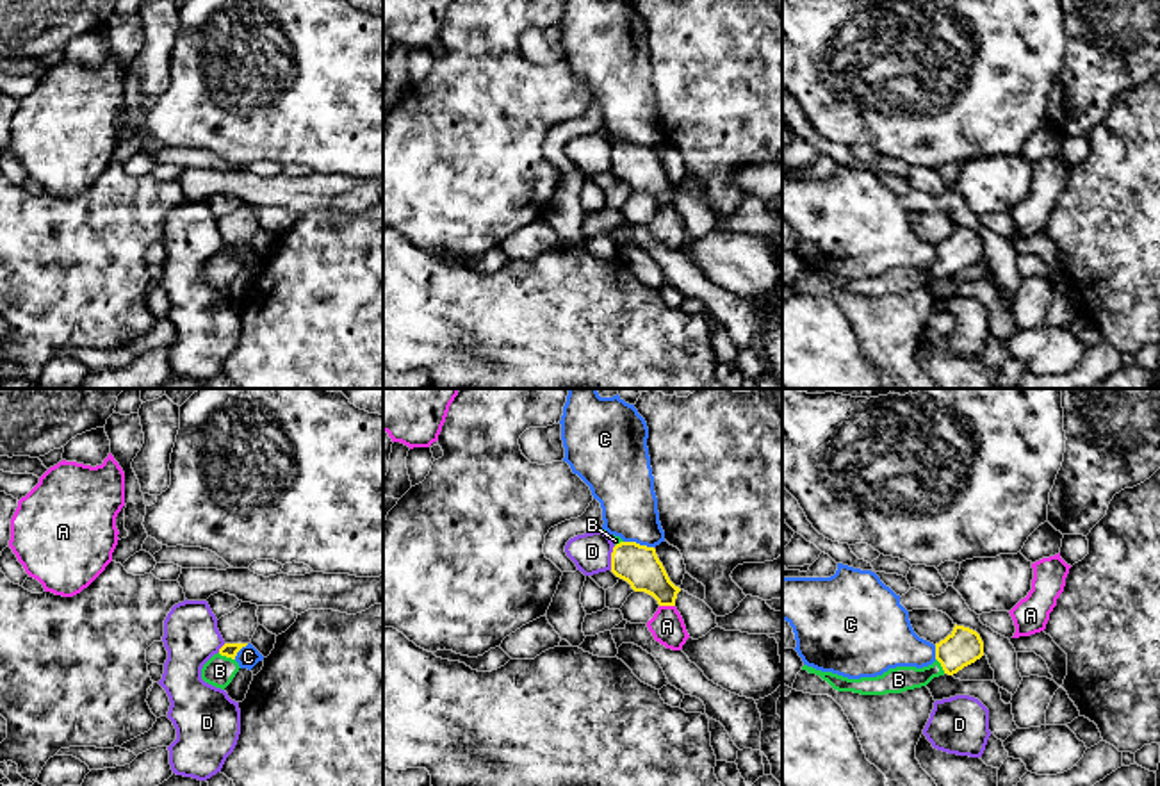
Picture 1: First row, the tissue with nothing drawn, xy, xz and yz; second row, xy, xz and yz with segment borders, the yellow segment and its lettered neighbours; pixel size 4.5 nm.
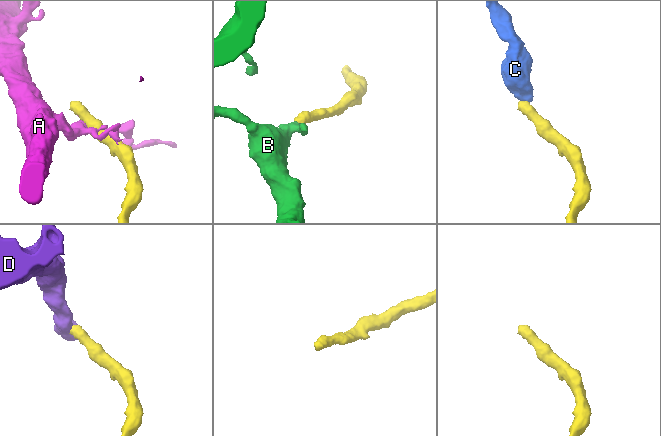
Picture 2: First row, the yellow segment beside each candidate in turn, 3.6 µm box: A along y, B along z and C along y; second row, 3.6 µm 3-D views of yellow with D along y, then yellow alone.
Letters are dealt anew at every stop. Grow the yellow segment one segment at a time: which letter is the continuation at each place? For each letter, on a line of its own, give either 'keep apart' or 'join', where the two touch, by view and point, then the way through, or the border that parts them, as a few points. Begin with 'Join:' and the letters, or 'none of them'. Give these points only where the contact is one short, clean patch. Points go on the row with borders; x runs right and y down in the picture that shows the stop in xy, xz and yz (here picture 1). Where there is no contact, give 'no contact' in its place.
Join: B
A: keep apart; contact xz (667, 605)
B: join; contact xy (227, 656); way xy (228, 649), (227, 656), (220, 671)
C: keep apart; contact xz (638, 544); border xz (624, 540), (653, 548)
D: keep apart; contact xz (612, 558); border xz (615, 546), (610, 556), (610, 569)

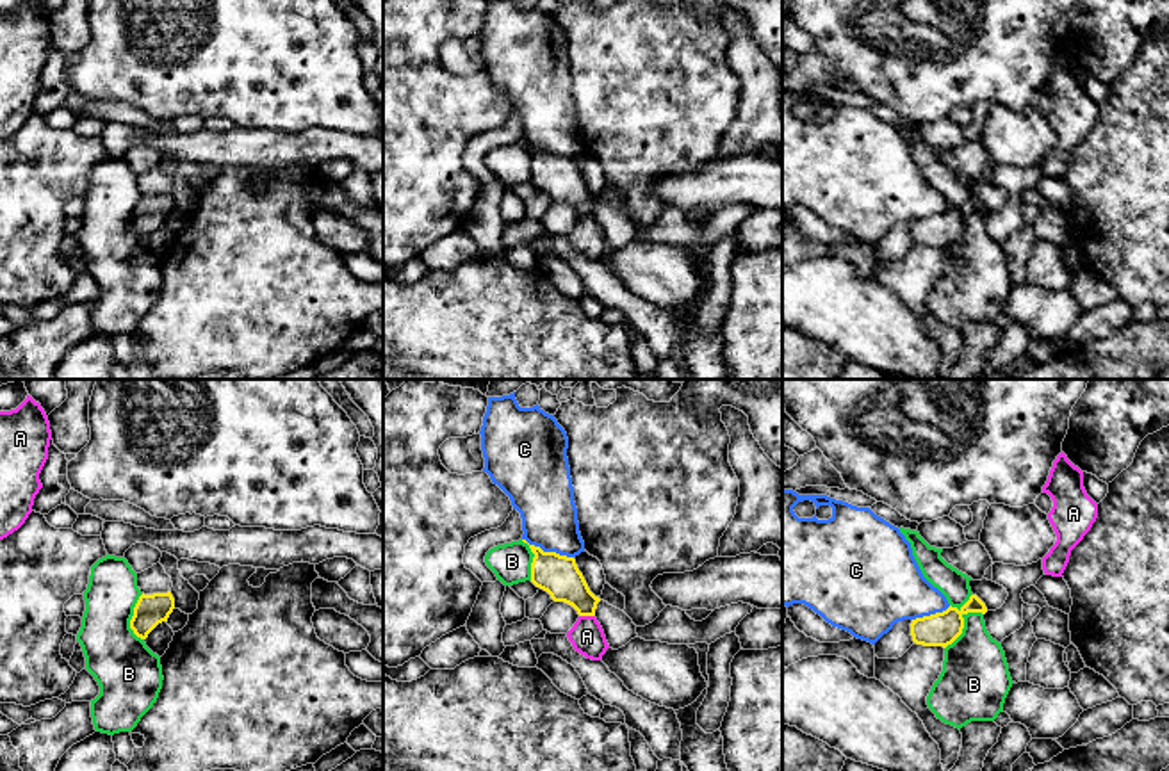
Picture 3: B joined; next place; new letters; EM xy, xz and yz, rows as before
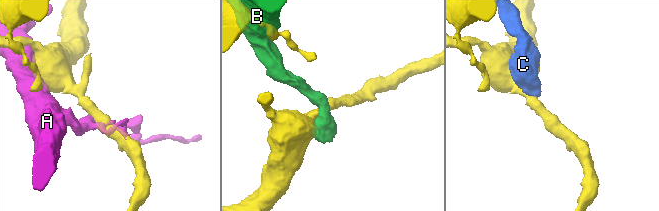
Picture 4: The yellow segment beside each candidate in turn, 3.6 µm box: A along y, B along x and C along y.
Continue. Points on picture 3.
Join: none of them
A: keep apart; contact xz (587, 615)
B: keep apart; contact yz (963, 624)
C: keep apart; contact xz (547, 552)

